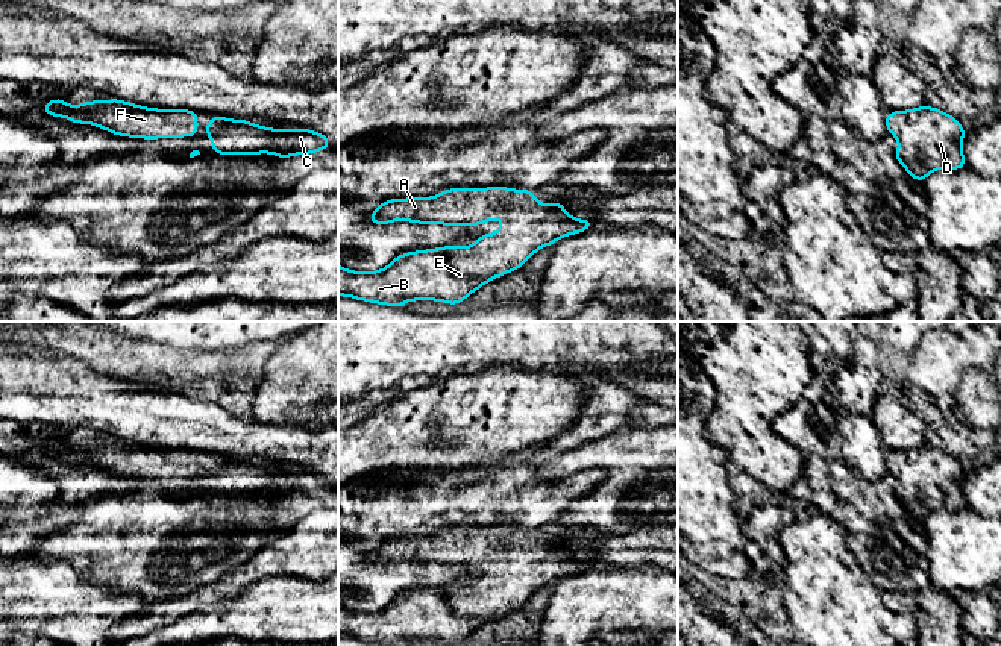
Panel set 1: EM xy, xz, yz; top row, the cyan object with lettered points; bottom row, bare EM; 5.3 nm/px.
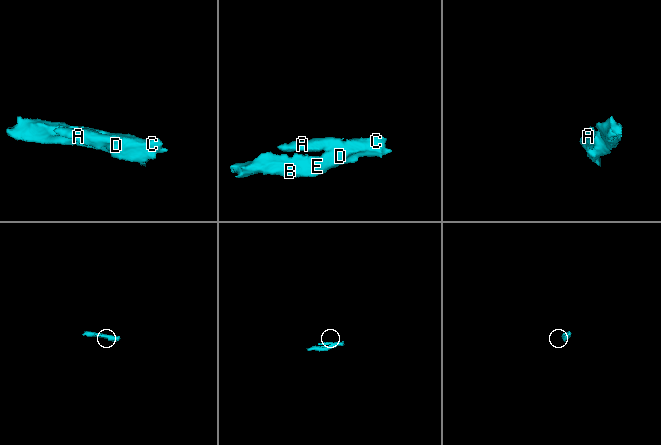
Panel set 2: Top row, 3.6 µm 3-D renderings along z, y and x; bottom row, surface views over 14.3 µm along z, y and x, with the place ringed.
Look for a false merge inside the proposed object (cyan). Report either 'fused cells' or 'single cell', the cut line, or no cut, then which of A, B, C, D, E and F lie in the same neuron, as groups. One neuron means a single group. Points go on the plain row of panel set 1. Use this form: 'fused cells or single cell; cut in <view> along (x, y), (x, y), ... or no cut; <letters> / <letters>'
single cell; no cut; A B C D E F

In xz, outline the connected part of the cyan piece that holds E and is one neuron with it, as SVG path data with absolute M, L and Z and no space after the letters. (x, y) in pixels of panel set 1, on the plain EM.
M505 526L452 528L435 537L385 540L370 552L370 563L388 564L403 560L422 564L478 566L500 557L504 558L500 570L481 575L473 585L447 585L403 593L385 608L370 613L350 611L338 604L338 635L390 646L403 646L410 640L438 640L458 644L491 619L520 608L538 588L554 584L561 576L575 575L595 566L593 560L570 557L560 538L555 544L541 544L532 529Z

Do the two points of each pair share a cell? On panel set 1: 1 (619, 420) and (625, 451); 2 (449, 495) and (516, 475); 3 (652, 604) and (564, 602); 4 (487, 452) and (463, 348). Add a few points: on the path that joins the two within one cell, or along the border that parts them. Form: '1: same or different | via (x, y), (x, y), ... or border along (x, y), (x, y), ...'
1: different | border along (637, 423), (587, 442)
2: same | via (466, 495), (496, 495), (499, 492)
3: same | via (631, 602), (586, 602)
4: different | border along (452, 372), (442, 376)

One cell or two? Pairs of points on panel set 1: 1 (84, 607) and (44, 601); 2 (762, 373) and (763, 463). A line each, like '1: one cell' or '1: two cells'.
1: one cell
2: one cell

